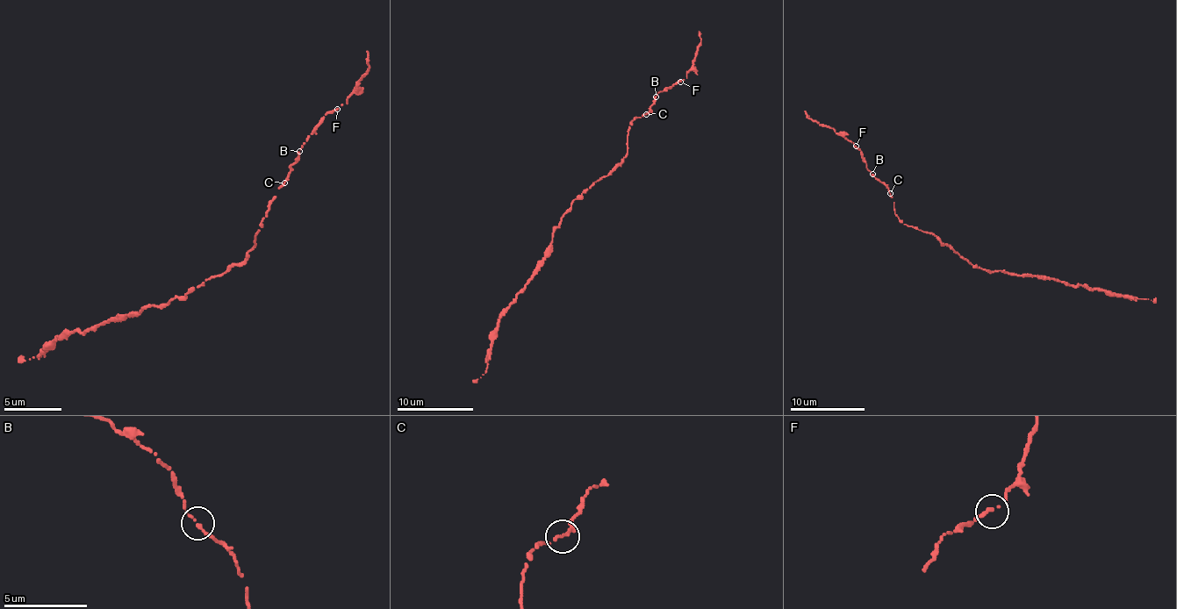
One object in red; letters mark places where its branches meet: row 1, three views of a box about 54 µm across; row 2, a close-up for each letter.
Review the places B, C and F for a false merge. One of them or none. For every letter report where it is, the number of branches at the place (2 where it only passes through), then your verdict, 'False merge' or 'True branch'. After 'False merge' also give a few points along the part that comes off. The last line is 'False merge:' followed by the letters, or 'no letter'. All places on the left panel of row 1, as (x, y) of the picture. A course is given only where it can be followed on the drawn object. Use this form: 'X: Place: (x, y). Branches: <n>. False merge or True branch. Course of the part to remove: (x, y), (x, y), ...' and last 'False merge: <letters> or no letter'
B: Place: (299, 151). Branches: 2. True branch
C: Place: (284, 182). Branches: 2. True branch
F: Place: (337, 109). Branches: 2. True branch
False merge: no letter

